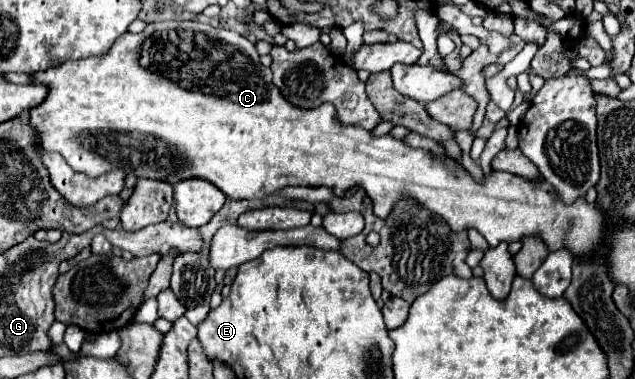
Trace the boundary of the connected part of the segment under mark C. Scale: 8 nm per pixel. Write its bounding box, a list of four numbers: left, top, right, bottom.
[30,23,604,255]

